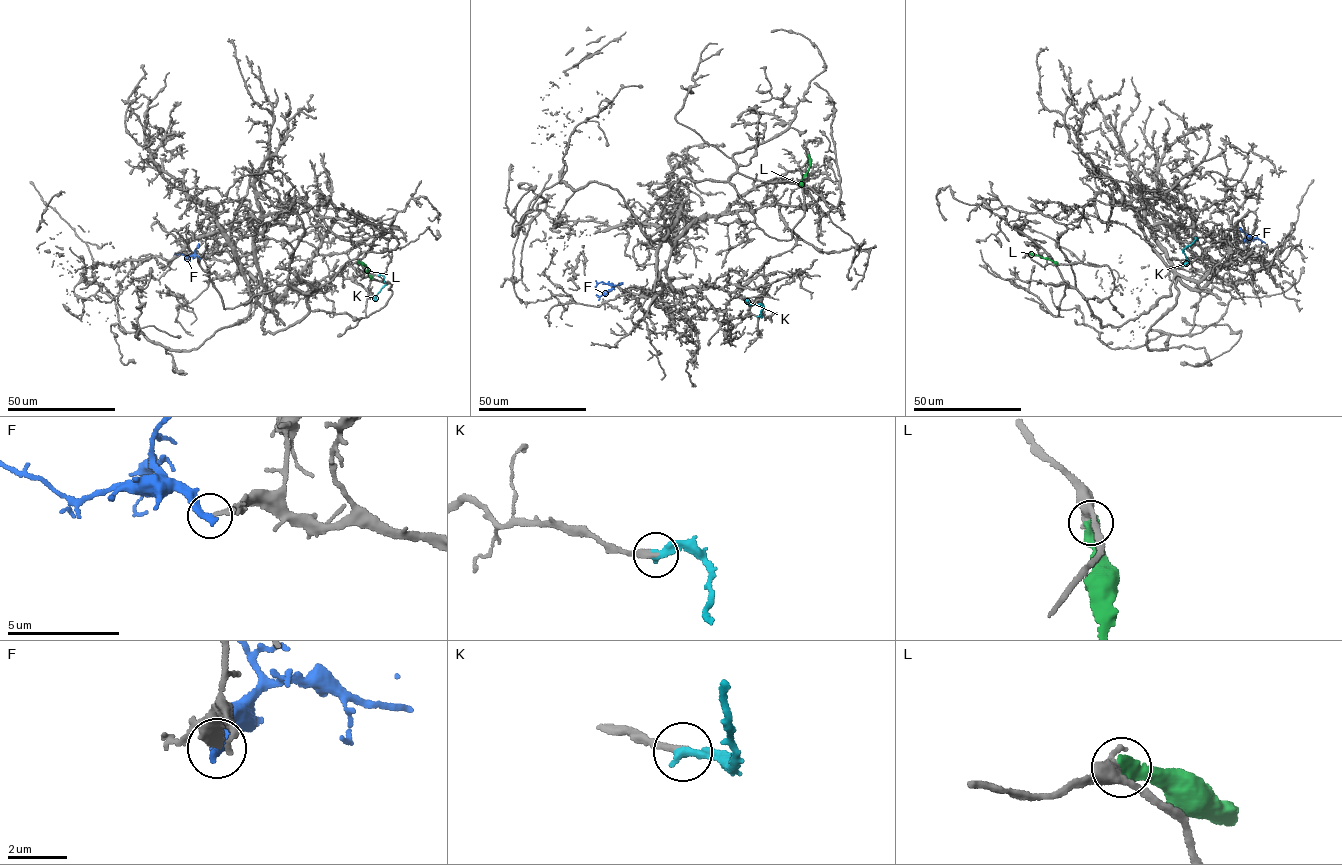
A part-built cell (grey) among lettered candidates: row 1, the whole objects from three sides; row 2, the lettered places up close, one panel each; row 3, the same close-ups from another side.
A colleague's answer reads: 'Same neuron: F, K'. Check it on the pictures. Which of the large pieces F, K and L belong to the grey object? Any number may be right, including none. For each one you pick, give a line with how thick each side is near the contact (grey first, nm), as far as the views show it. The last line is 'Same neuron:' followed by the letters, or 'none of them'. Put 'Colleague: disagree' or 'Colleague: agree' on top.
Colleague: agree
F: Thickness 200 nm (grey) against 360 nm
K: Thickness 240 nm (grey) against 380 nm
Same neuron: F, K

